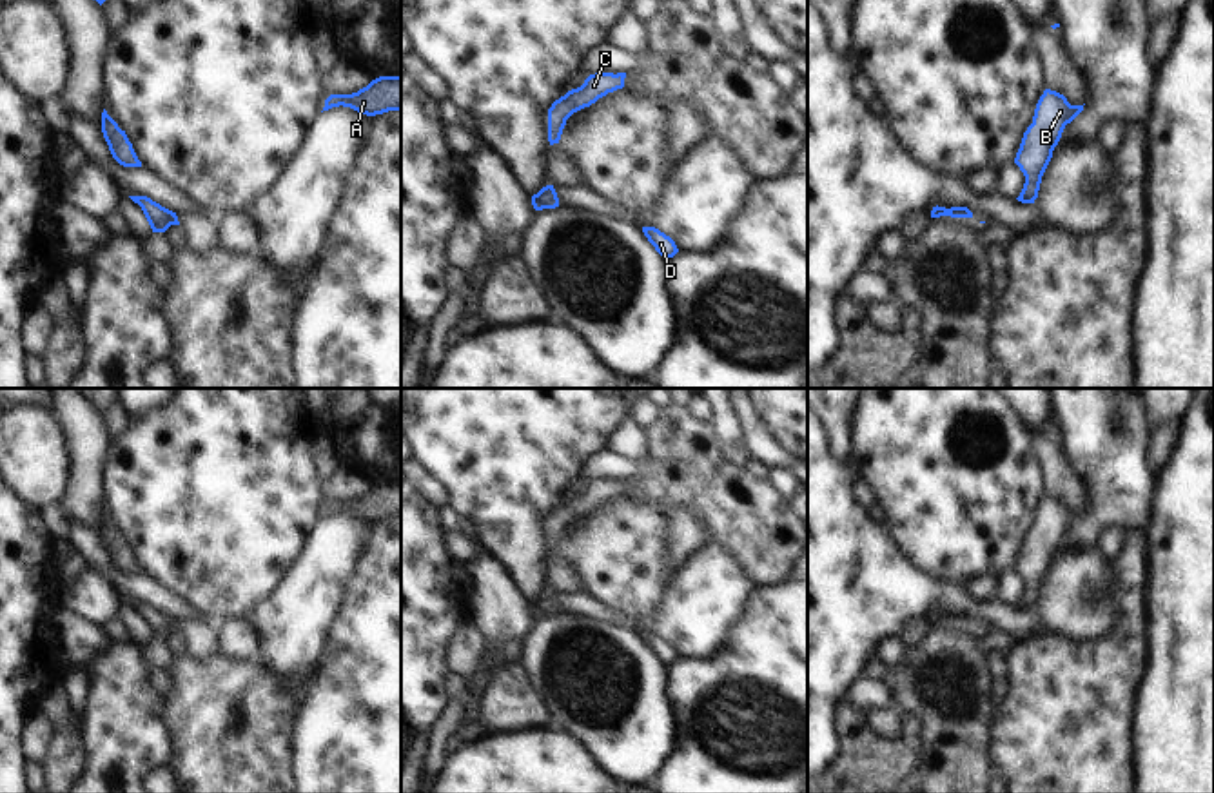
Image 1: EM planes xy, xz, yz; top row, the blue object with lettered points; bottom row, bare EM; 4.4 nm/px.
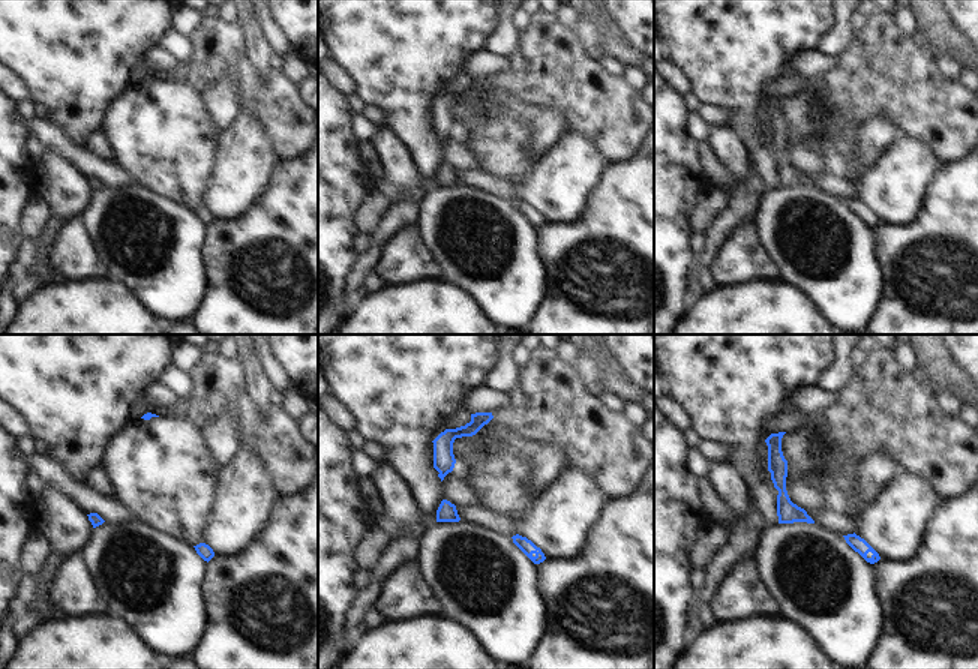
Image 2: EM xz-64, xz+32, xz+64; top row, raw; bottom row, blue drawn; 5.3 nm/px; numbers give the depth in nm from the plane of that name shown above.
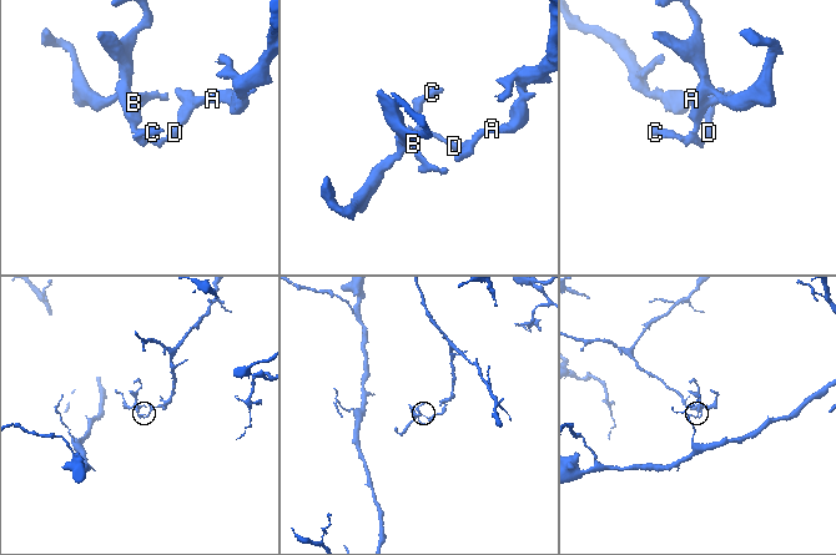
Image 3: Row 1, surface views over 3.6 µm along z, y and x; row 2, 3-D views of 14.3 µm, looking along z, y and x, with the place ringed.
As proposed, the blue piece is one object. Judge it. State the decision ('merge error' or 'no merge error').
no merge error

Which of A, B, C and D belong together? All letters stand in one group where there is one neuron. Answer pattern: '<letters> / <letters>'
A B C D

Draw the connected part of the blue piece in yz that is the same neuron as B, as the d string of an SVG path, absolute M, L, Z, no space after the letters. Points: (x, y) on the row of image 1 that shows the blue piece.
M1045 89L1040 96L1033 123L1023 132L1014 163L1025 176L1023 189L1016 198L1022 203L1034 203L1038 198L1042 176L1052 158L1062 132L1071 123L1083 105L1071 105L1067 98L1056 91Z

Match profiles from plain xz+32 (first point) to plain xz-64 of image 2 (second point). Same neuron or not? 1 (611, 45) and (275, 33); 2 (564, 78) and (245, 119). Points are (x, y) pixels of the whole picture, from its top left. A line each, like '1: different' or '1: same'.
1: same
2: different

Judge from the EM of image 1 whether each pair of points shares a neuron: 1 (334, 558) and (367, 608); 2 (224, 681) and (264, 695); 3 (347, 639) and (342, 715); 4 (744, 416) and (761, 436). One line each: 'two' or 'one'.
1: two
2: one
3: one
4: one

